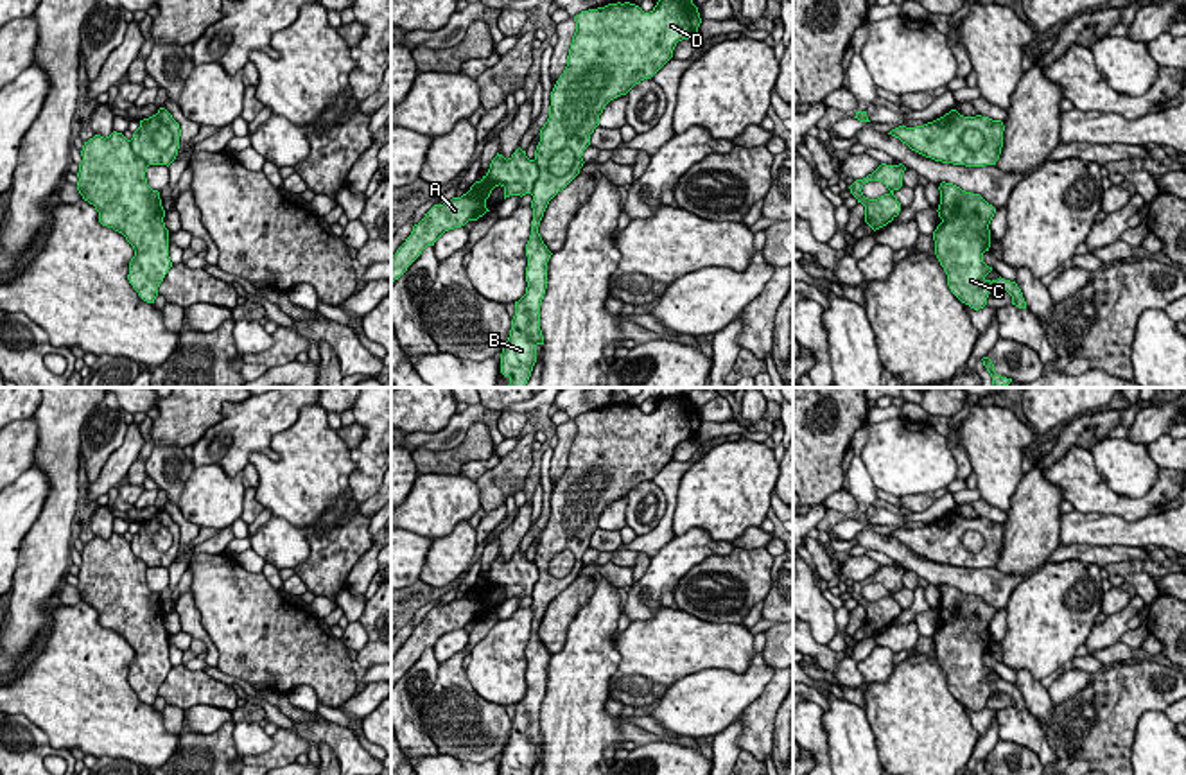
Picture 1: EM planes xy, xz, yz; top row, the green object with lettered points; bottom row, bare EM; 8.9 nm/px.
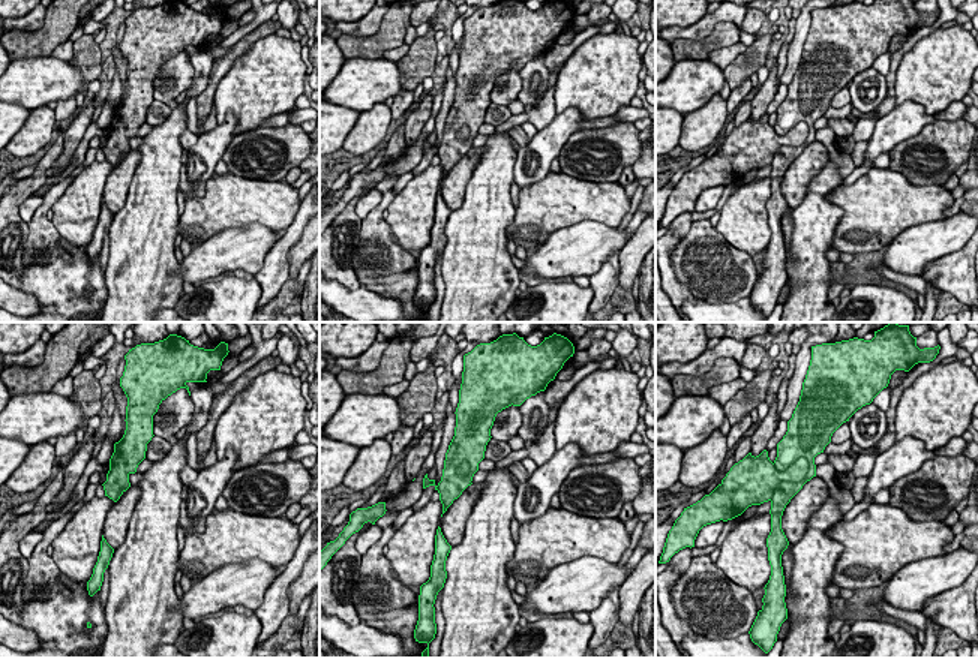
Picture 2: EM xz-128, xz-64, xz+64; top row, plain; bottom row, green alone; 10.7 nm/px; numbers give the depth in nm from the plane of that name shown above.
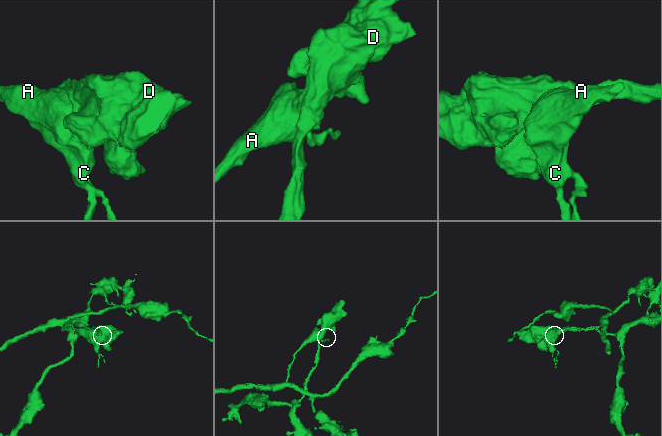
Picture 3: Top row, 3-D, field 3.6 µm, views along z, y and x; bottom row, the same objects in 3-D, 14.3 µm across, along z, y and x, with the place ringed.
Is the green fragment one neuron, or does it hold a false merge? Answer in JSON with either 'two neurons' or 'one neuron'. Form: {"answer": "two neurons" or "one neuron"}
{"answer": "one neuron"}

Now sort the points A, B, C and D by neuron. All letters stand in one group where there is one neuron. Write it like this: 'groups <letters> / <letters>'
groups A B C D

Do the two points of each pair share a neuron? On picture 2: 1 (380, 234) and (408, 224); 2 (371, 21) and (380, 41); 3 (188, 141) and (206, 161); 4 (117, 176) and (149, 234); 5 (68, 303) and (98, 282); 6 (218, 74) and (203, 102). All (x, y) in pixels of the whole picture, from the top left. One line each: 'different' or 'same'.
1: different
2: different
3: different
4: different
5: same
6: same

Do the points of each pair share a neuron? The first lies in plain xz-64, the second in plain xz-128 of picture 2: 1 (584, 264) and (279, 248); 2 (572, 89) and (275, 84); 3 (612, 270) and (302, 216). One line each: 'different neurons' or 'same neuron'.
1: different neurons
2: same neuron
3: same neuron

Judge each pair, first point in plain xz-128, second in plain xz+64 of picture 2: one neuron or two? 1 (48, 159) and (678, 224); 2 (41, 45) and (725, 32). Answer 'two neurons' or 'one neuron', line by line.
1: one neuron
2: one neuron

